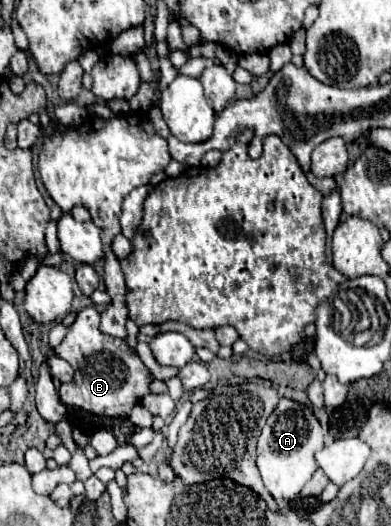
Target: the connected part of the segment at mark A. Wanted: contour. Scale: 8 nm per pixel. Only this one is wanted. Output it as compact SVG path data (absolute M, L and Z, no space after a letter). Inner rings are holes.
M280 399L278 407L266 421L262 435L258 439L258 461L256 461L266 489L272 493L276 501L280 503L292 501L300 493L300 489L316 471L314 453L316 449L322 447L324 437L314 413L306 405L300 405L290 399Z

